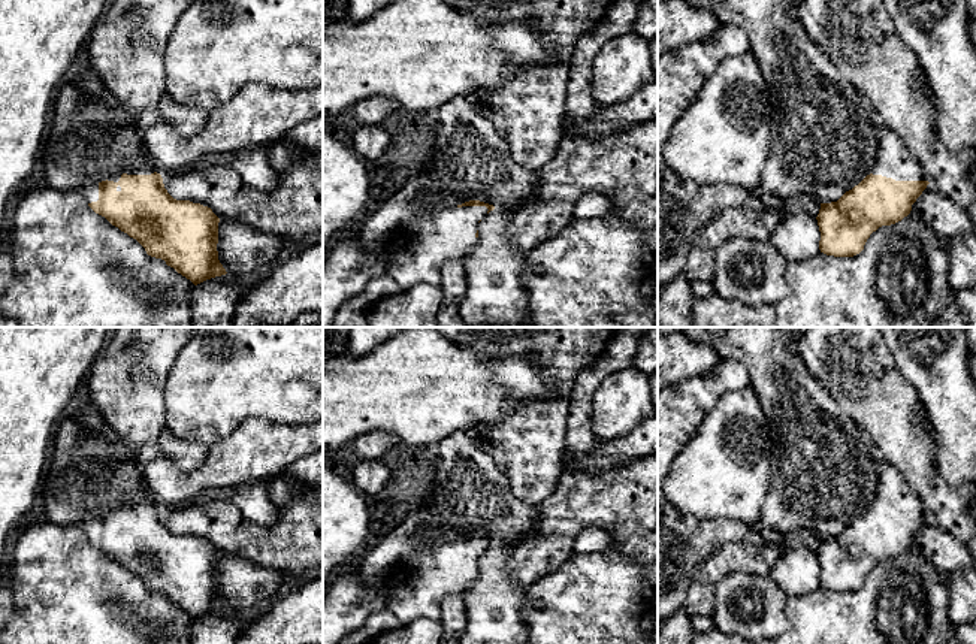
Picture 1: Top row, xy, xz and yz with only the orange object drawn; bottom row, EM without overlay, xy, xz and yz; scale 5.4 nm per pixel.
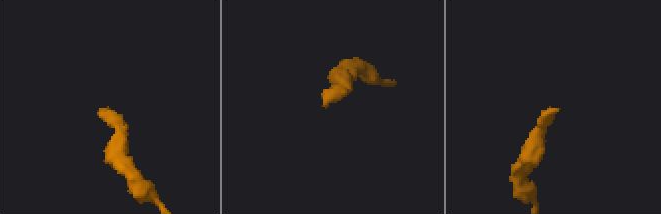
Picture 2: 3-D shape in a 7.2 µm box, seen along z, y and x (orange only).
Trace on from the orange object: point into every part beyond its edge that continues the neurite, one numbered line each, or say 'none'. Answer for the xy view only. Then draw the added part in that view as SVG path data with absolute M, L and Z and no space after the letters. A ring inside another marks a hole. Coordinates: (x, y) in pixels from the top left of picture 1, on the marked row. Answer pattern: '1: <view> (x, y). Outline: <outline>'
1: xy (139, 168). Outline: M136 161L135 164L127 167L124 172L109 176L108 181L118 182L123 173L127 173L127 175L151 175L151 173L154 173L154 169L146 161Z

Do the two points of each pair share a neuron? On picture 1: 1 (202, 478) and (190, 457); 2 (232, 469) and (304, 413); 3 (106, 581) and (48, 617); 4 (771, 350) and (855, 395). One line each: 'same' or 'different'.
1: different
2: different
3: same
4: different

